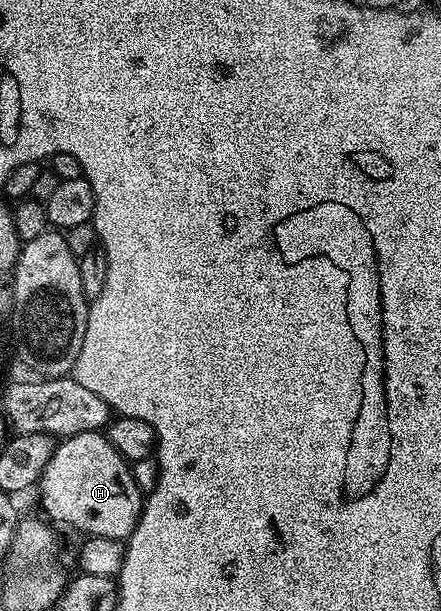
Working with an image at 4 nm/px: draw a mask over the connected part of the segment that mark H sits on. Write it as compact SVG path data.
M103 431L66 436L56 446L53 457L49 457L49 465L45 465L37 484L38 491L42 514L52 524L76 527L87 537L96 535L120 541L126 541L138 525L145 498L133 481L131 464L113 449Z

